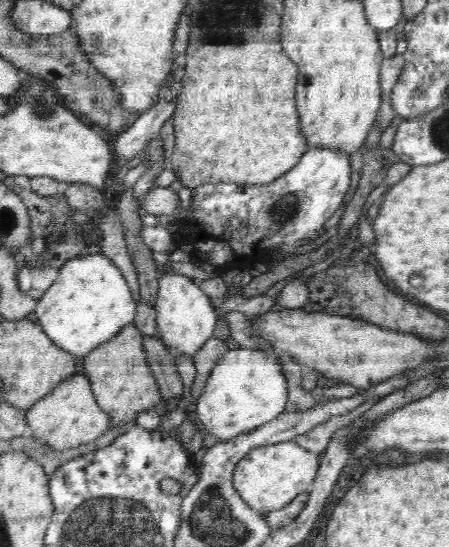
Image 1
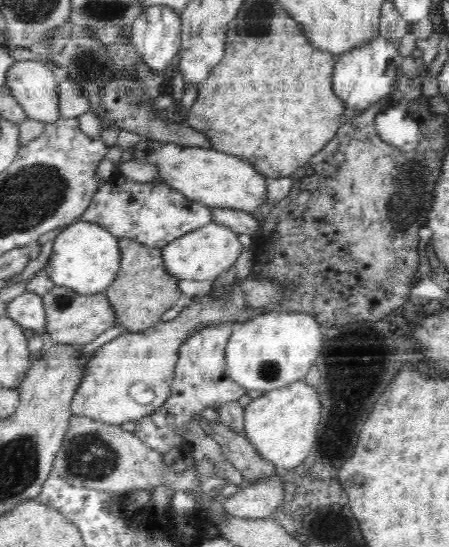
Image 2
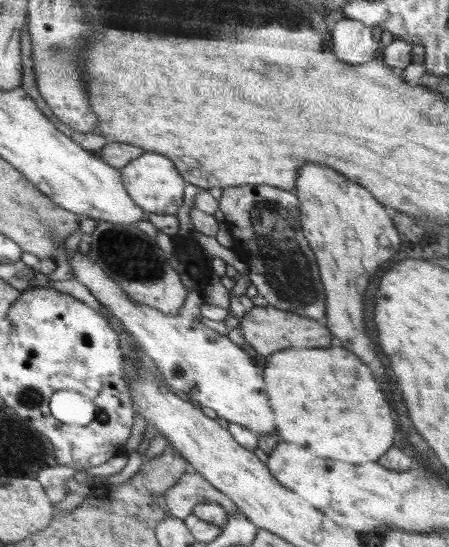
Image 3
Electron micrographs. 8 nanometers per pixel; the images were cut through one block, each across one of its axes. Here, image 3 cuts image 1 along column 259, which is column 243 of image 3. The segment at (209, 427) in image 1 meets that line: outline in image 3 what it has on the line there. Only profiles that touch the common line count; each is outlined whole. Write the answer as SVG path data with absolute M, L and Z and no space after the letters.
M77 250L69 258L73 278L86 286L95 298L137 340L140 348L152 358L163 380L172 388L184 392L190 400L210 408L230 424L244 426L258 436L276 435L275 412L268 402L267 385L263 378L261 361L251 357L242 347L226 335L219 334L196 318L189 320L181 315L170 316L156 308L144 306L128 298L120 284L116 284L90 256Z

